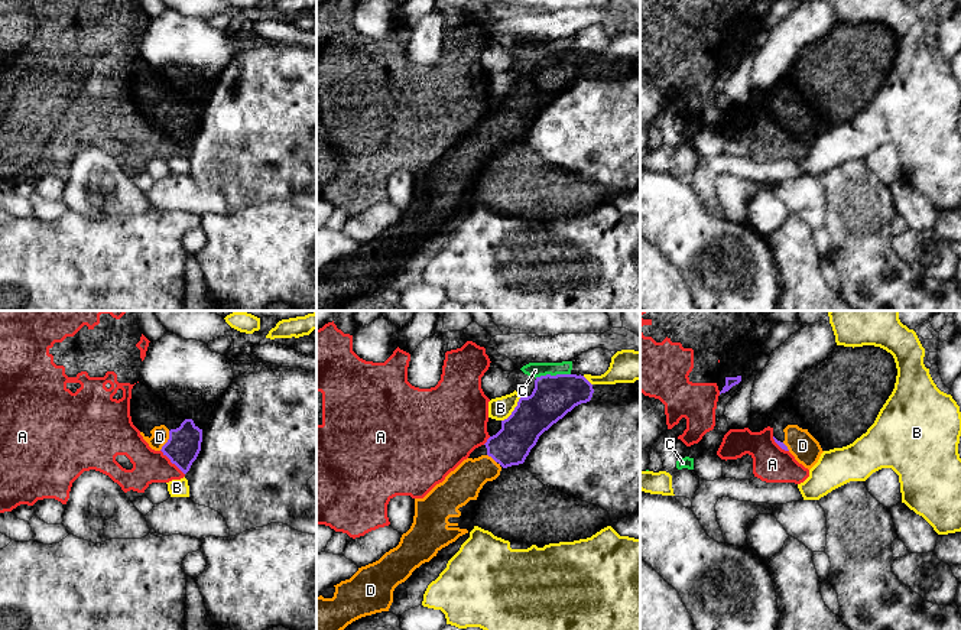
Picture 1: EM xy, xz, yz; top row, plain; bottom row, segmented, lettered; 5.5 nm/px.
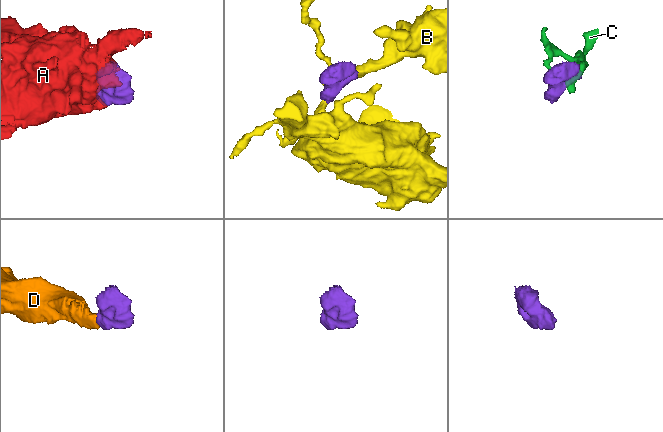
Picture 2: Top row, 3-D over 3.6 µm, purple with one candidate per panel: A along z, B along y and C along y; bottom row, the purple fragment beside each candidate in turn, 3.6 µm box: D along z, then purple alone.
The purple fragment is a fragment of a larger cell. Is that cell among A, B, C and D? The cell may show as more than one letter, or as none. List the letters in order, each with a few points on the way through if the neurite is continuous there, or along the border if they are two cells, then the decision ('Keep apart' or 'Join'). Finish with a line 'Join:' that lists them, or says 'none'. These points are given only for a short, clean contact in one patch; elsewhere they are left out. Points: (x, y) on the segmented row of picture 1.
A: Keep apart
B: Keep apart
C: Keep apart
D: Path across: xy (184, 444), (168, 441), (159, 437). Join
Join: D

